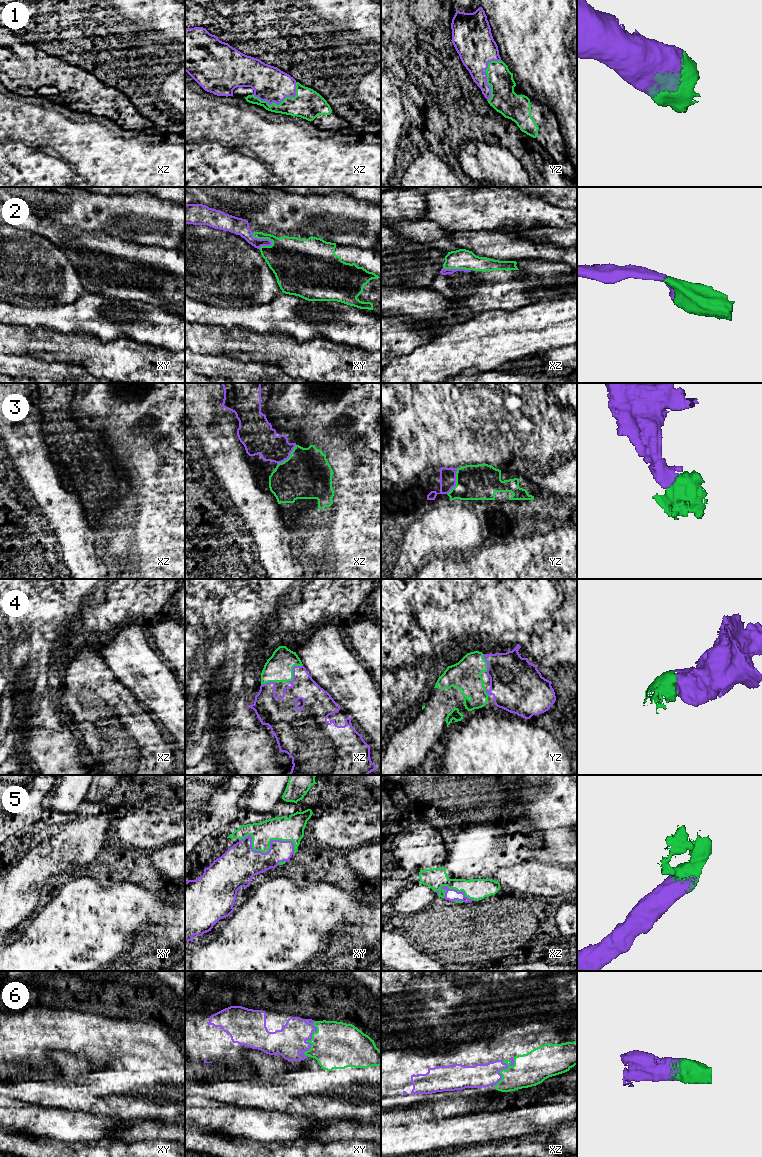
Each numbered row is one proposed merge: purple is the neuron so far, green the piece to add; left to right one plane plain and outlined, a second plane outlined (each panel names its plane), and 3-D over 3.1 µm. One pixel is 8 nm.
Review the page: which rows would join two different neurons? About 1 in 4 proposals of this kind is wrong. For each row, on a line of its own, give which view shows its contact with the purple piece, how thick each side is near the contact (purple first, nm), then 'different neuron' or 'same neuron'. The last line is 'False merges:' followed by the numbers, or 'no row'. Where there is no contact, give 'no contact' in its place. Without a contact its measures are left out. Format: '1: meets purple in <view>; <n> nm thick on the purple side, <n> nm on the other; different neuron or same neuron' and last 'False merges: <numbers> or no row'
1: meets purple in xz; 280 nm thick on the purple side, 240 nm on the other; same neuron
2: meets purple in xy; 140 nm thick on the purple side, 320 nm on the other; same neuron
3: meets purple in yz; 130 nm thick on the purple side, 280 nm on the other; same neuron
4: meets purple in xz; 190 nm thick on the purple side, 220 nm on the other; same neuron
5: meets purple in xy; 260 nm thick on the purple side, 190 nm on the other; same neuron
6: meets purple in xy; 240 nm thick on the purple side, 380 nm on the other; same neuron
False merges: no row

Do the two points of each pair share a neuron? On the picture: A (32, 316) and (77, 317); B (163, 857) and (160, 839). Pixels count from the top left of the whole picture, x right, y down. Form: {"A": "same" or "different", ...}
{"A": "same", "B": "different"}

